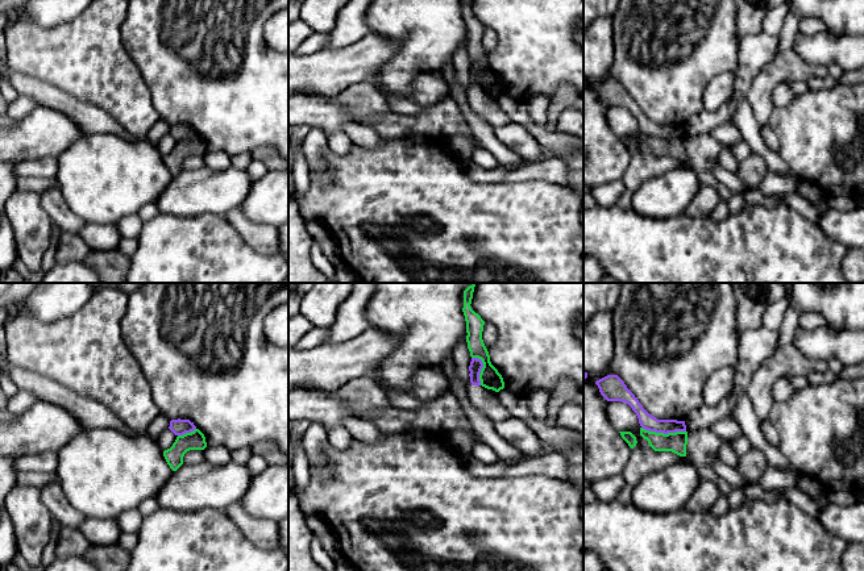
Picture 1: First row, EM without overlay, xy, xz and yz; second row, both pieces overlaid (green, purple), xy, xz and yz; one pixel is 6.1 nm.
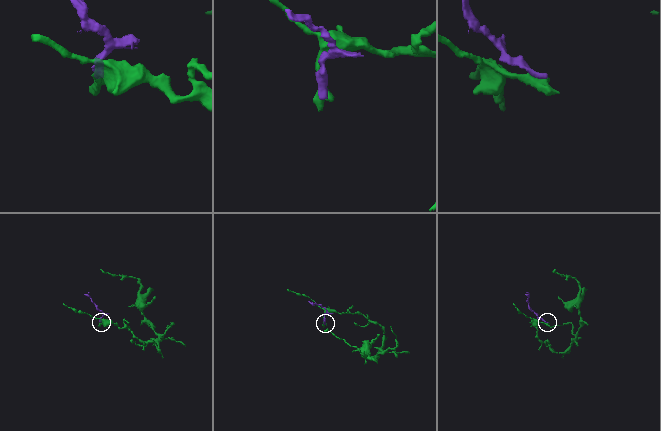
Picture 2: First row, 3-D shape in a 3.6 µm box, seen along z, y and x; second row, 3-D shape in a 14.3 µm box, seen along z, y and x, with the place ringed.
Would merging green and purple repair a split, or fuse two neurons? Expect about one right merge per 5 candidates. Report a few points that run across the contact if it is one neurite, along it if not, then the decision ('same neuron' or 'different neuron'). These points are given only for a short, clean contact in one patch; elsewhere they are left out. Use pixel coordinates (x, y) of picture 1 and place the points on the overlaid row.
line yz (642, 426), (664, 433), (685, 432); different neuron

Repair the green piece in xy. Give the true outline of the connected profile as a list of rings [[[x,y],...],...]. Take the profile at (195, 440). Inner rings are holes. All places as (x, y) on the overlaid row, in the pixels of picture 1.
[[[195,429],[191,433],[178,435],[173,446],[163,451],[163,457],[173,471],[183,464],[183,457],[190,450],[204,450],[207,447],[205,437]]]

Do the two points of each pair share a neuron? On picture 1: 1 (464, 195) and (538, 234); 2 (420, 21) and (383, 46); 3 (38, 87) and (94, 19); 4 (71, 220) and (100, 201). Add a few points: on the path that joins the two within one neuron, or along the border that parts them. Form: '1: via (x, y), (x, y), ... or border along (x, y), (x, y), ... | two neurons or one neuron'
1: via (482, 213), (503, 234), (519, 234) | one neuron
2: border along (369, 30), (399, 44), (397, 53), (381, 69) | two neurons
3: border along (15, 71), (38, 78), (71, 95) | two neurons
4: border along (59, 190), (66, 204), (86, 223) | two neurons

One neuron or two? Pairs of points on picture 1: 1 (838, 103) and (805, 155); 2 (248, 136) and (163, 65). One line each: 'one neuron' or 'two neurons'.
1: one neuron
2: one neuron

